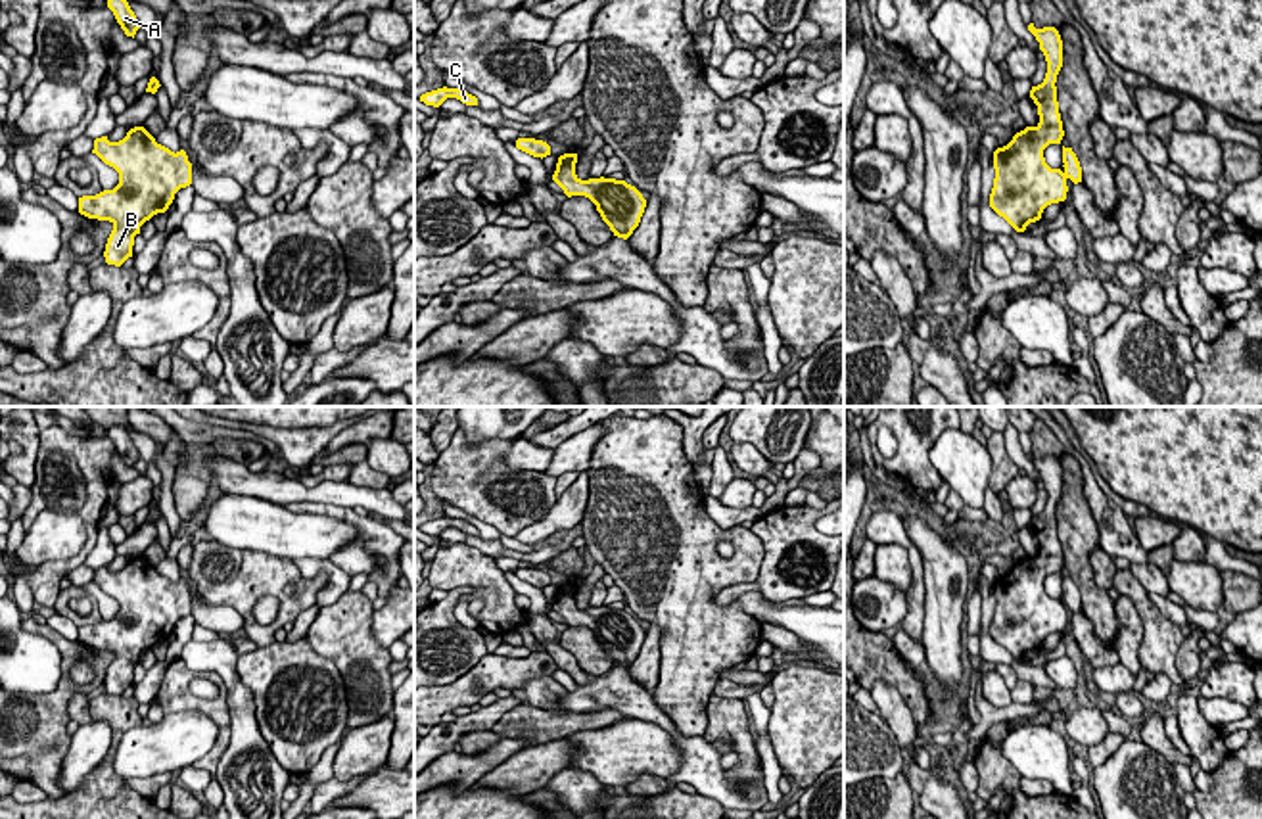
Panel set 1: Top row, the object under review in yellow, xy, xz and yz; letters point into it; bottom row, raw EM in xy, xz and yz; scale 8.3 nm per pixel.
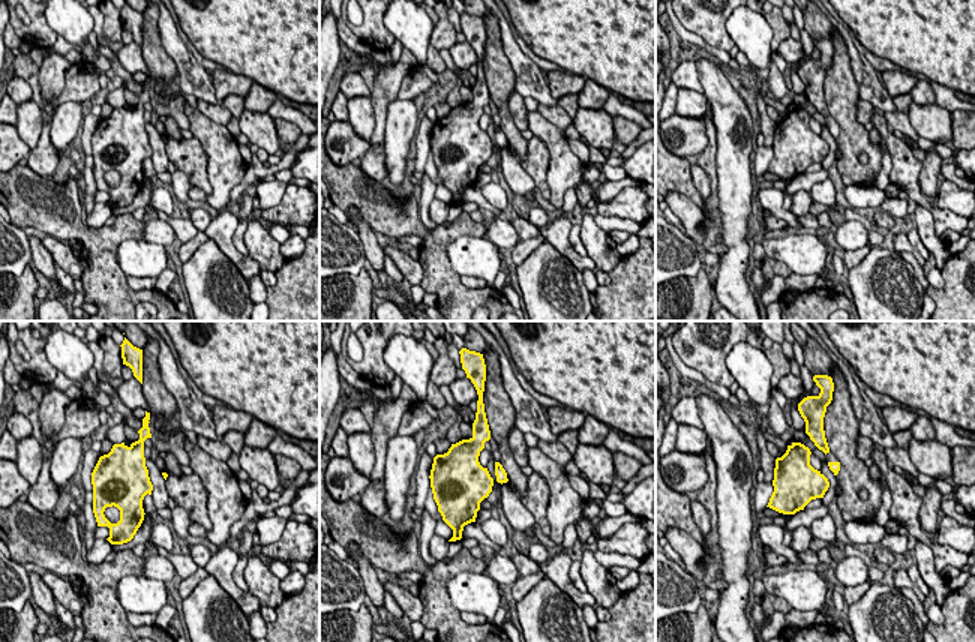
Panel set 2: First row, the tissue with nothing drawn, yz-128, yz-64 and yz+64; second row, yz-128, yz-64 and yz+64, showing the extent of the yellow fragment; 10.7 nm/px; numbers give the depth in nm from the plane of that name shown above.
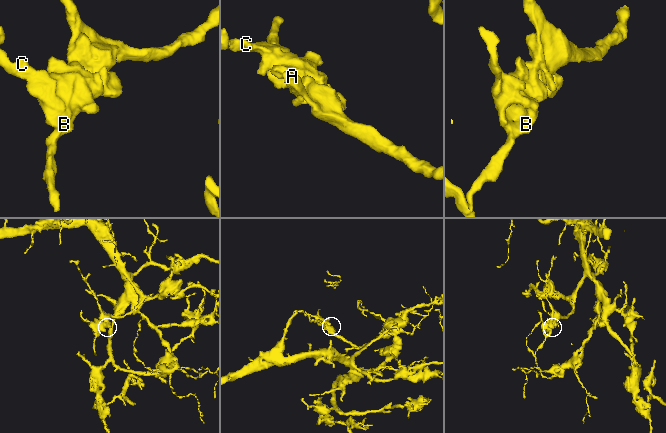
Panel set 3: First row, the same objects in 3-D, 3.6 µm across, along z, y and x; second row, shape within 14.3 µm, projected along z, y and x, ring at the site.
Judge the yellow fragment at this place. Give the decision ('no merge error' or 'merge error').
no merge error

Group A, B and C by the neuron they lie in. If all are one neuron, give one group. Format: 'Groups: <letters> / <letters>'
Groups: A B C

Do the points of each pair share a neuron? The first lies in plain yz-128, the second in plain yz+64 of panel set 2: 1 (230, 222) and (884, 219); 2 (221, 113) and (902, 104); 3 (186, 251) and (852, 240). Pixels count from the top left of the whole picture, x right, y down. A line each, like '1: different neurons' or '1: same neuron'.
1: different neurons
2: different neurons
3: different neurons

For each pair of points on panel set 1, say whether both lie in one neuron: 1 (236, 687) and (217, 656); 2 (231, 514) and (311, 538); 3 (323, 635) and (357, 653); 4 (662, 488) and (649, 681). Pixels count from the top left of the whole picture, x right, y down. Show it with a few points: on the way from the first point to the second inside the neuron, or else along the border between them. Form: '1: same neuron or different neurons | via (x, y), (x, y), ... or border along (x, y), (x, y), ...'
1: same neuron | via (231, 679), (225, 664)
2: same neuron | via (250, 524), (292, 536)
3: same neuron | via (330, 635), (340, 635), (350, 645)
4: different neurons | border along (653, 622), (660, 631), (660, 668)

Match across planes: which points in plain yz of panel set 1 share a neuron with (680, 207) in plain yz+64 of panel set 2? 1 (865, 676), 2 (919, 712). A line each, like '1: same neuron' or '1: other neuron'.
1: other neuron
2: other neuron

